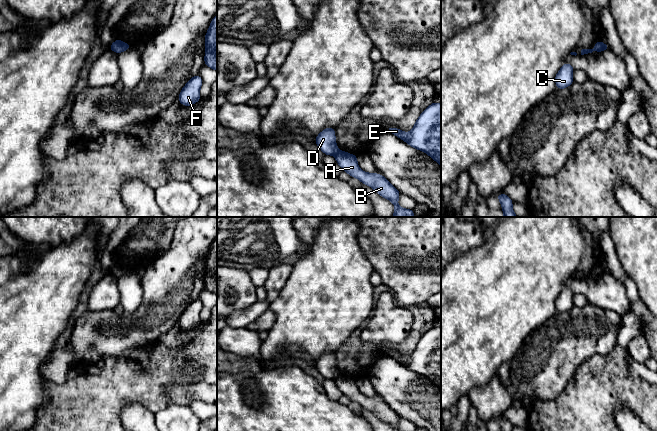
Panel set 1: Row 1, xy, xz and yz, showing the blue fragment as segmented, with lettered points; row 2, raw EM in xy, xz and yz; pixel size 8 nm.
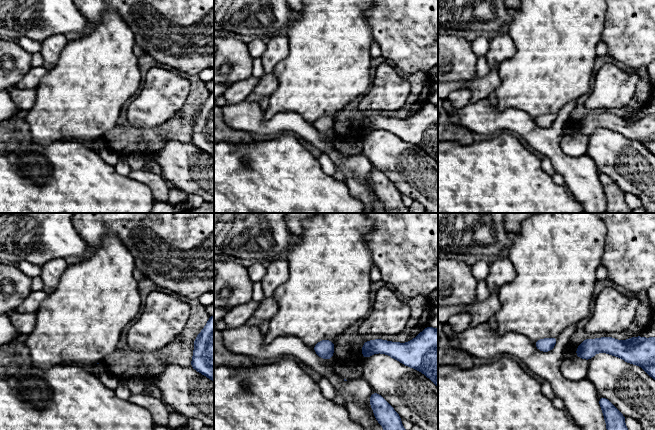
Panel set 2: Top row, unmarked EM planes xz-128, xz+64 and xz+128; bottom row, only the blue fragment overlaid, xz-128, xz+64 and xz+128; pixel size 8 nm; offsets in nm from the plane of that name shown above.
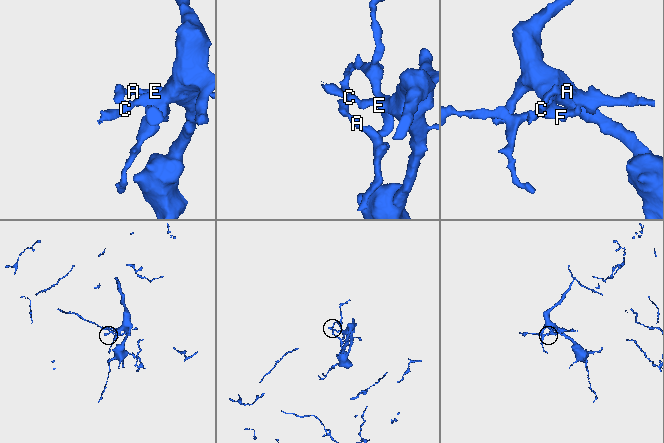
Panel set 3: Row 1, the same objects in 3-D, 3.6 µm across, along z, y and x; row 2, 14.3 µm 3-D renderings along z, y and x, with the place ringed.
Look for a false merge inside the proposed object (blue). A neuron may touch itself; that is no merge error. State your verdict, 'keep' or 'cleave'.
cleave

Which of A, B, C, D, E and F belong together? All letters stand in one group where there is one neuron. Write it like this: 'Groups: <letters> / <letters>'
Groups: A B F / C D E

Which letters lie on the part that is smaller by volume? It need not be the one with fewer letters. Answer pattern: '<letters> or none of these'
A, B, F

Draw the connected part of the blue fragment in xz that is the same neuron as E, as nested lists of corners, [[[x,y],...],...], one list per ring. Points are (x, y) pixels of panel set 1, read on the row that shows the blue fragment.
[[[434,102],[418,117],[409,133],[388,127],[391,132],[408,145],[427,153],[441,166],[441,104]]]

